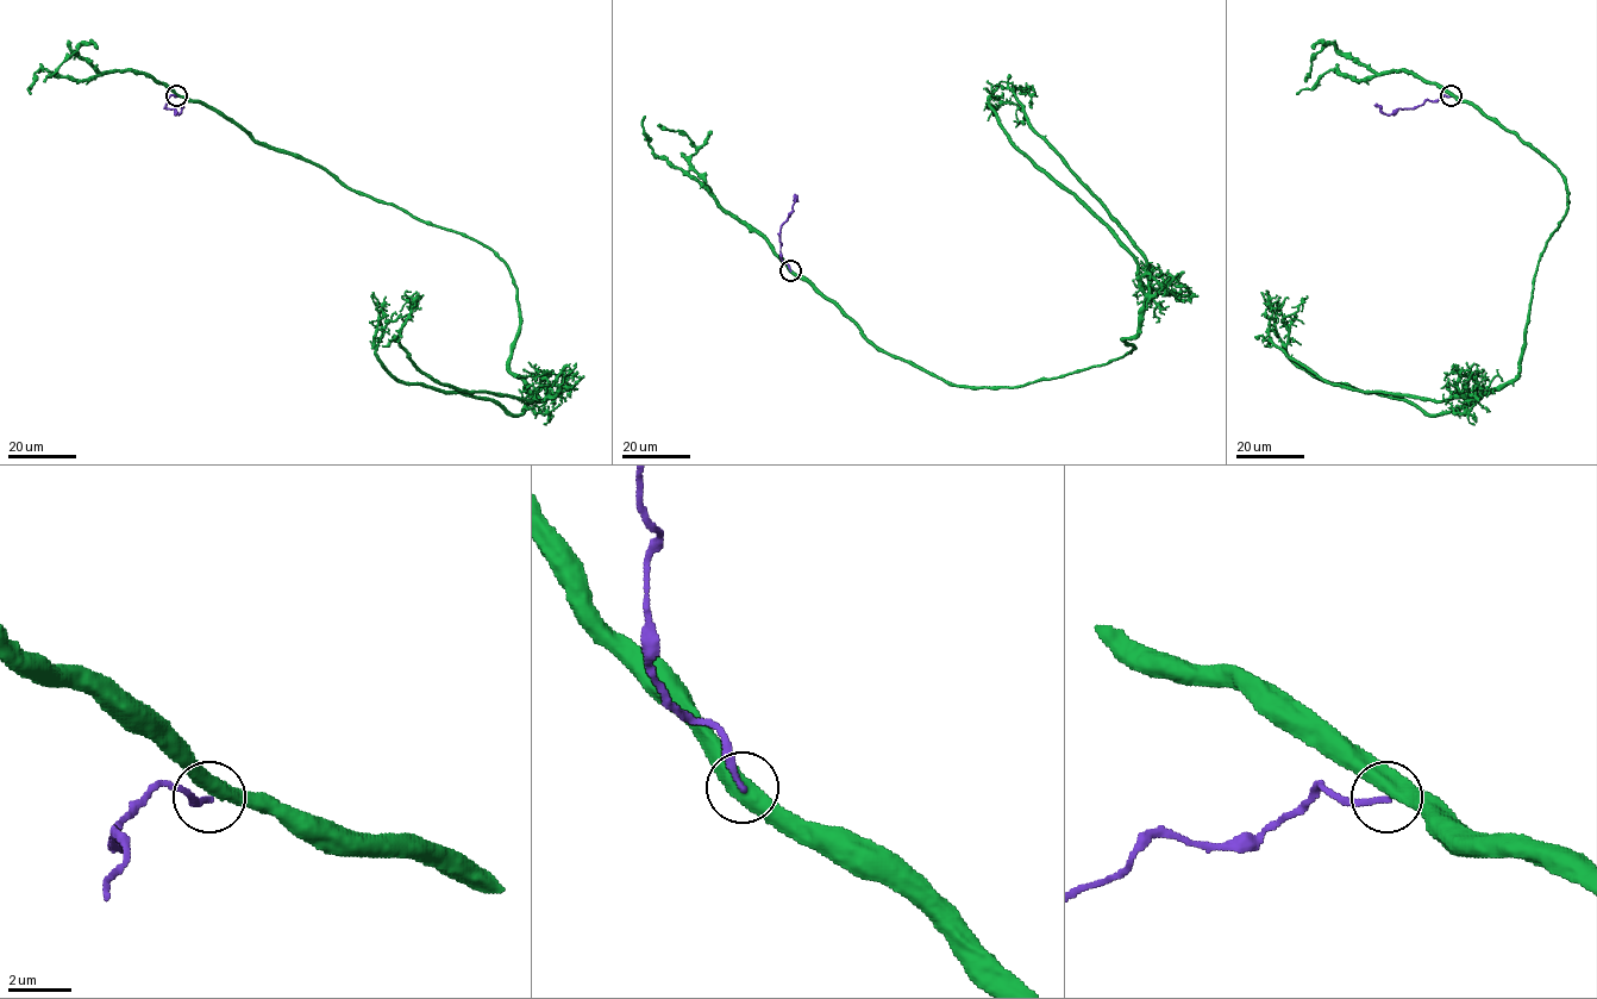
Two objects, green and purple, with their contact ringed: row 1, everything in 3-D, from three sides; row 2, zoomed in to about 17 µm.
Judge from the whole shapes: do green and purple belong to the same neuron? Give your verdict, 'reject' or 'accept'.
reject

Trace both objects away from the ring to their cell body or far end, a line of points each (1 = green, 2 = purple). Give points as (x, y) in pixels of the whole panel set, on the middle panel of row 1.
1: (790, 270), (953, 385), (1129, 353), (1134, 255), (989, 106), (1015, 104), (1014, 120)
2: (790, 270), (781, 257), (780, 233), (781, 225), (793, 210), (794, 194)

